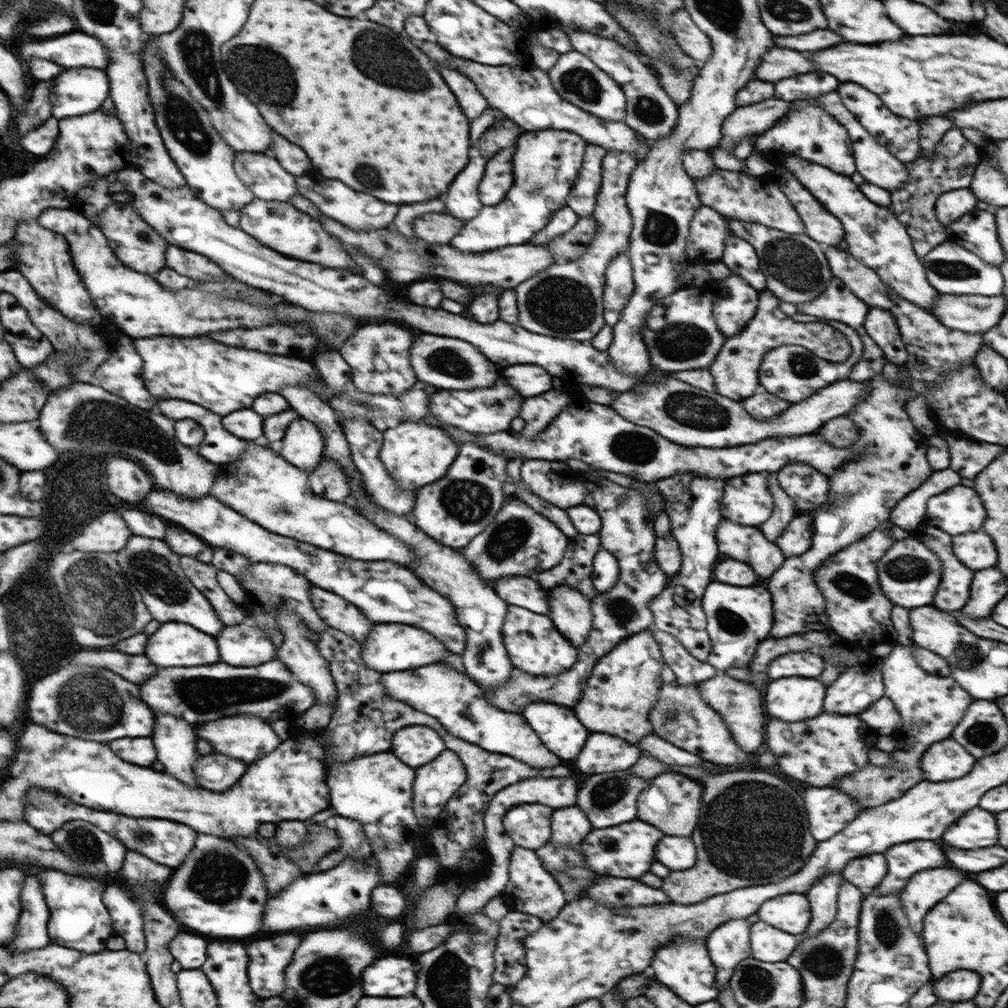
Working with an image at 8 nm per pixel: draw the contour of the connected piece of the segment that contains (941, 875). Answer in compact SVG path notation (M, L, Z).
M947 865L916 872L904 885L901 894L903 908L916 932L922 932L924 917L940 903L958 884L964 882L964 874Z

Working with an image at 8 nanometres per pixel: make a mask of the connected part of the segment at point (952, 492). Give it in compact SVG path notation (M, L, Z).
M962 484L932 496L926 504L926 524L936 526L952 536L980 531L986 518L986 510L976 492Z

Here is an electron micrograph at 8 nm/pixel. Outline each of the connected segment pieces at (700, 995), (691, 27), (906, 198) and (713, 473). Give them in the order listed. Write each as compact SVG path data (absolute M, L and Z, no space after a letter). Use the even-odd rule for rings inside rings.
M682 938L682 940L672 940L672 942L662 946L664 950L658 948L660 952L656 952L652 956L652 962L650 962L652 966L650 968L651 975L656 976L658 982L662 982L664 986L670 988L684 1002L693 1007L716 999L720 989L718 983L716 983L717 969L711 961L706 939L688 942L688 940ZM672 942L676 942L676 944L672 944Z
M684 9L677 11L670 21L670 31L684 53L703 64L712 56L710 37L696 26Z
M960 129L948 130L940 142L936 142L933 158L926 159L922 154L914 162L906 162L908 182L902 188L890 191L891 210L902 224L906 224L914 252L922 258L934 247L948 240L944 226L936 219L935 202L944 192L959 188L969 188L973 171L981 159L980 148L960 133Z
M588 402L584 404L570 404L568 410L560 412L552 424L542 434L536 436L534 444L524 440L522 434L514 432L498 432L490 436L476 436L490 448L502 453L512 455L512 458L521 457L522 460L540 459L549 461L566 461L568 458L582 460L596 470L608 470L625 474L631 478L640 479L647 483L656 482L662 478L670 477L678 472L692 470L702 477L720 478L728 476L742 476L748 472L778 472L786 464L804 462L818 472L832 476L840 466L848 462L856 462L860 452L850 448L836 448L824 442L818 434L802 434L802 436L784 436L784 438L766 438L756 444L746 444L744 448L688 448L682 444L674 444L666 438L656 434L651 429L637 426L621 418L610 406L593 403L596 412L590 410Z

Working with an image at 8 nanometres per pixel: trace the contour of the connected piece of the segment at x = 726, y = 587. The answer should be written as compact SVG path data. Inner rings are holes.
M712 582L706 588L702 606L707 616L707 634L712 644L706 662L720 673L728 668L746 668L754 658L756 646L764 638L768 638L768 632L774 622L770 592L760 586L740 588L722 582Z

